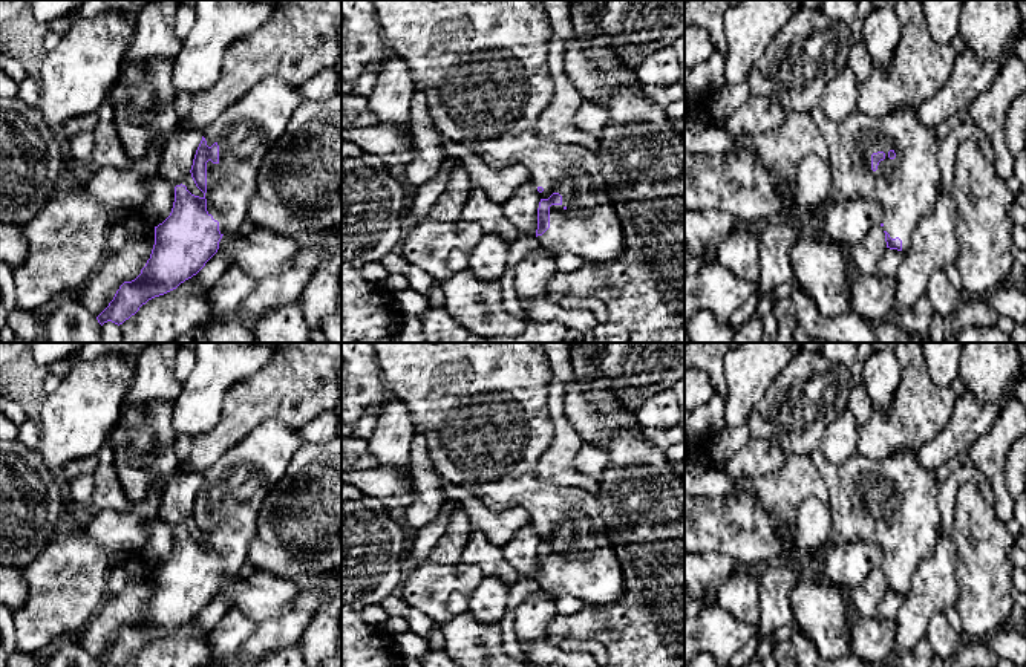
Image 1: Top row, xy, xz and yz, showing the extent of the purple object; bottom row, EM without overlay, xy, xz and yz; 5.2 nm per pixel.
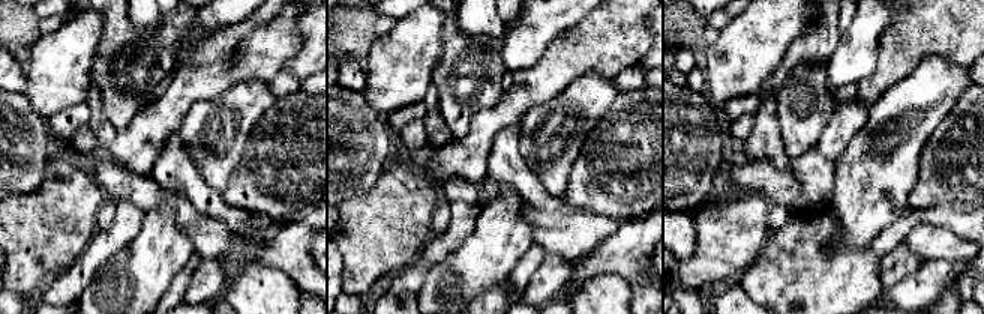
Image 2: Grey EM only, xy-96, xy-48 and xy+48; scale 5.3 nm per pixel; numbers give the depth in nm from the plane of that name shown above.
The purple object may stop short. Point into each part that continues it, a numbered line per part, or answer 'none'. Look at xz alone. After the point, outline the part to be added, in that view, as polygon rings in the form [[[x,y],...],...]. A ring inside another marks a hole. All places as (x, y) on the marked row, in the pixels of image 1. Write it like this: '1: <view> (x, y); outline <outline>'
1: xz (483, 65); outline [[[372,0],[383,43],[387,52],[409,67],[415,89],[423,92],[430,118],[447,139],[462,144],[492,168],[525,165],[530,179],[542,187],[541,199],[553,193],[562,196],[560,205],[550,207],[550,228],[538,236],[553,255],[570,252],[585,263],[613,262],[625,251],[625,234],[617,211],[602,177],[597,153],[577,144],[562,144],[538,136],[536,124],[553,96],[548,69],[551,24],[538,0]]]

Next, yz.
1: yz (907, 187); outline [[[819,107],[809,110],[828,148],[832,184],[836,194],[847,197],[871,197],[882,208],[884,231],[902,240],[902,252],[911,245],[919,220],[936,207],[942,171],[939,168],[939,144],[934,127],[920,124],[916,107],[902,107],[887,116],[868,116],[861,110],[842,121],[833,121]],[[884,151],[885,159],[871,170],[871,155]]]

